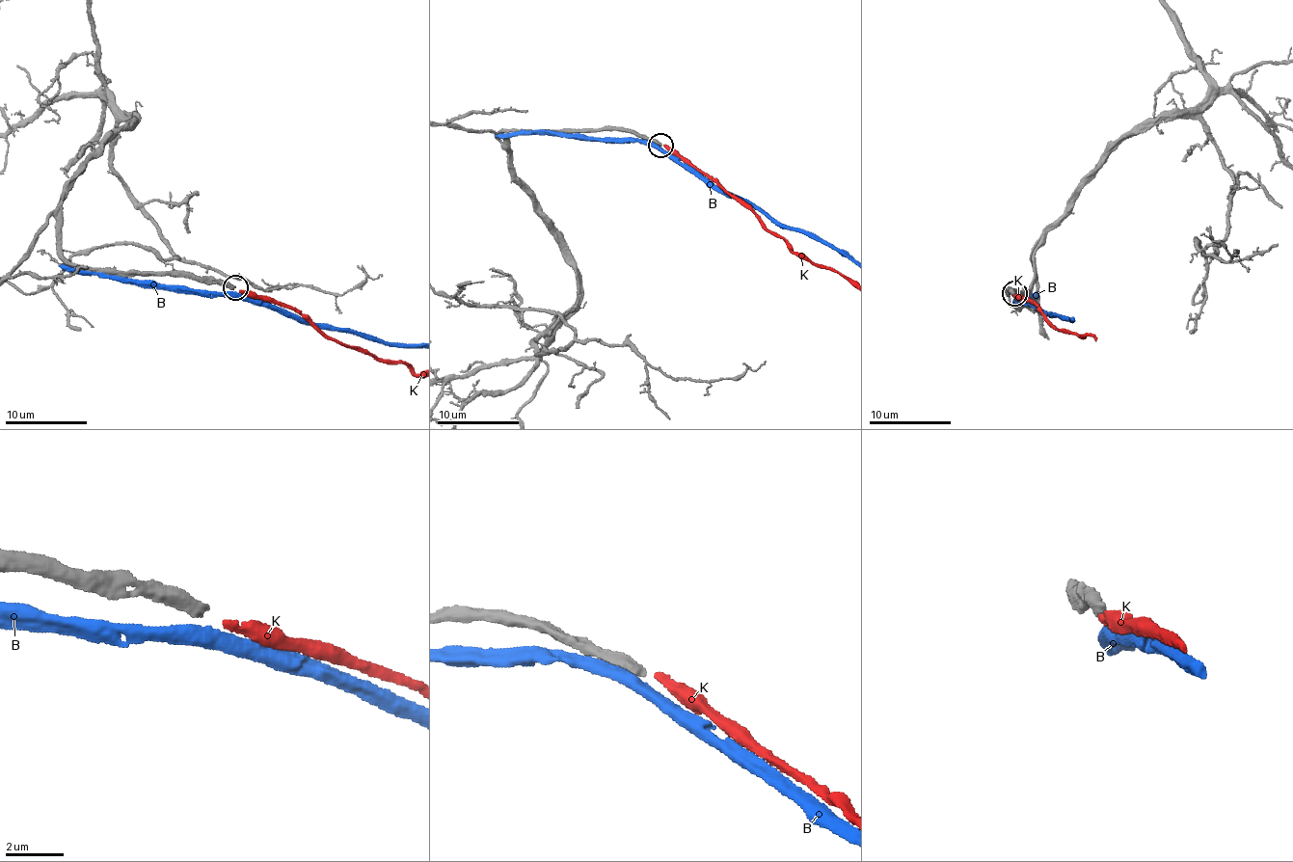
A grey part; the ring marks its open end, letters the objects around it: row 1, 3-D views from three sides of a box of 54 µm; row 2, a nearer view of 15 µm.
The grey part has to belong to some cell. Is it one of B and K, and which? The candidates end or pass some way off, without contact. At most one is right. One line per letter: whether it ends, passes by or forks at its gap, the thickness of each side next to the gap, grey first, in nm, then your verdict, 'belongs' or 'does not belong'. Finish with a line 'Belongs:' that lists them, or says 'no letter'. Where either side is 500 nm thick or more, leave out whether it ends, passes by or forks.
B: it passes by; 400 nm thick on the grey side, 440 nm on the other; does not belong
K: it ends there; 400 nm thick on the grey side, 240 nm on the other; belongs
Belongs: K

